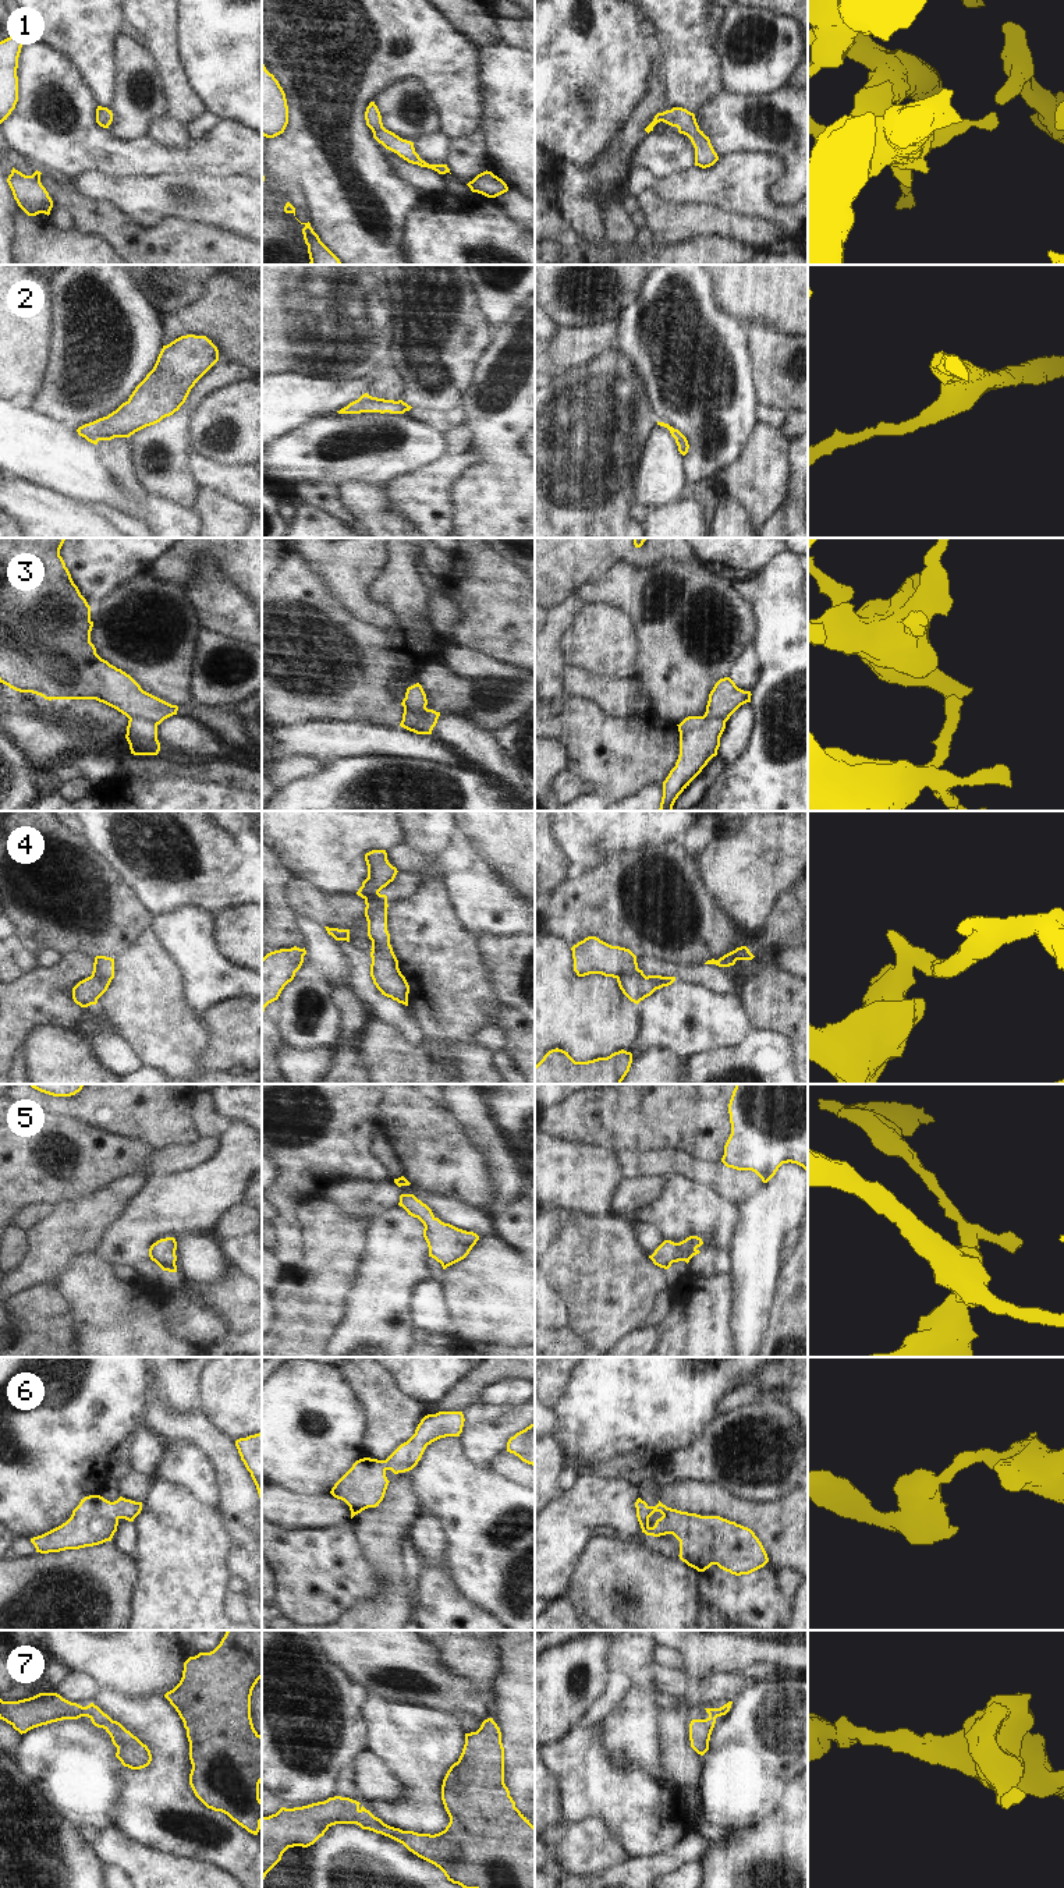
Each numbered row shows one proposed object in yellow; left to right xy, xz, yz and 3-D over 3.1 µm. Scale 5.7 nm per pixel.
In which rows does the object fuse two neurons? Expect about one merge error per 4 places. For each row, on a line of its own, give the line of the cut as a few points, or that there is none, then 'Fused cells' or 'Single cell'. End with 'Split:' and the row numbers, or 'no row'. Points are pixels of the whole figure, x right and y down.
1: No split. Single cell
2: No split. Single cell
3: Split along xz (426, 708), (417, 721), (400, 725). Fused cells
4: Split along yz (617, 978), (626, 974), (644, 974), (652, 981), (655, 989). Fused cells
5: No split. Single cell
6: No split. Single cell
7: No split. Single cell
Split: 3, 4

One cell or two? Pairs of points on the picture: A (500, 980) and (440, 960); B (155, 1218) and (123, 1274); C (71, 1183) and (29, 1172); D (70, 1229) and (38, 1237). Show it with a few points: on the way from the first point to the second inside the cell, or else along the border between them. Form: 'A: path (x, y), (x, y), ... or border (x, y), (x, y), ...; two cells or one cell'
A: border (476, 945), (489, 978), (490, 991), (503, 1003); two cells
B: border (116, 1267), (132, 1267), (141, 1275); two cells
C: path (61, 1180), (52, 1178), (46, 1172), (39, 1172); one cell
D: path (61, 1235), (46, 1237); one cell

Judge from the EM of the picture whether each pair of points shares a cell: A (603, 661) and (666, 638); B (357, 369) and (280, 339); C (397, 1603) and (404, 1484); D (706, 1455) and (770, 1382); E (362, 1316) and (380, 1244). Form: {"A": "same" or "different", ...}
{"A": "different", "B": "same", "C": "same", "D": "different", "E": "same"}

